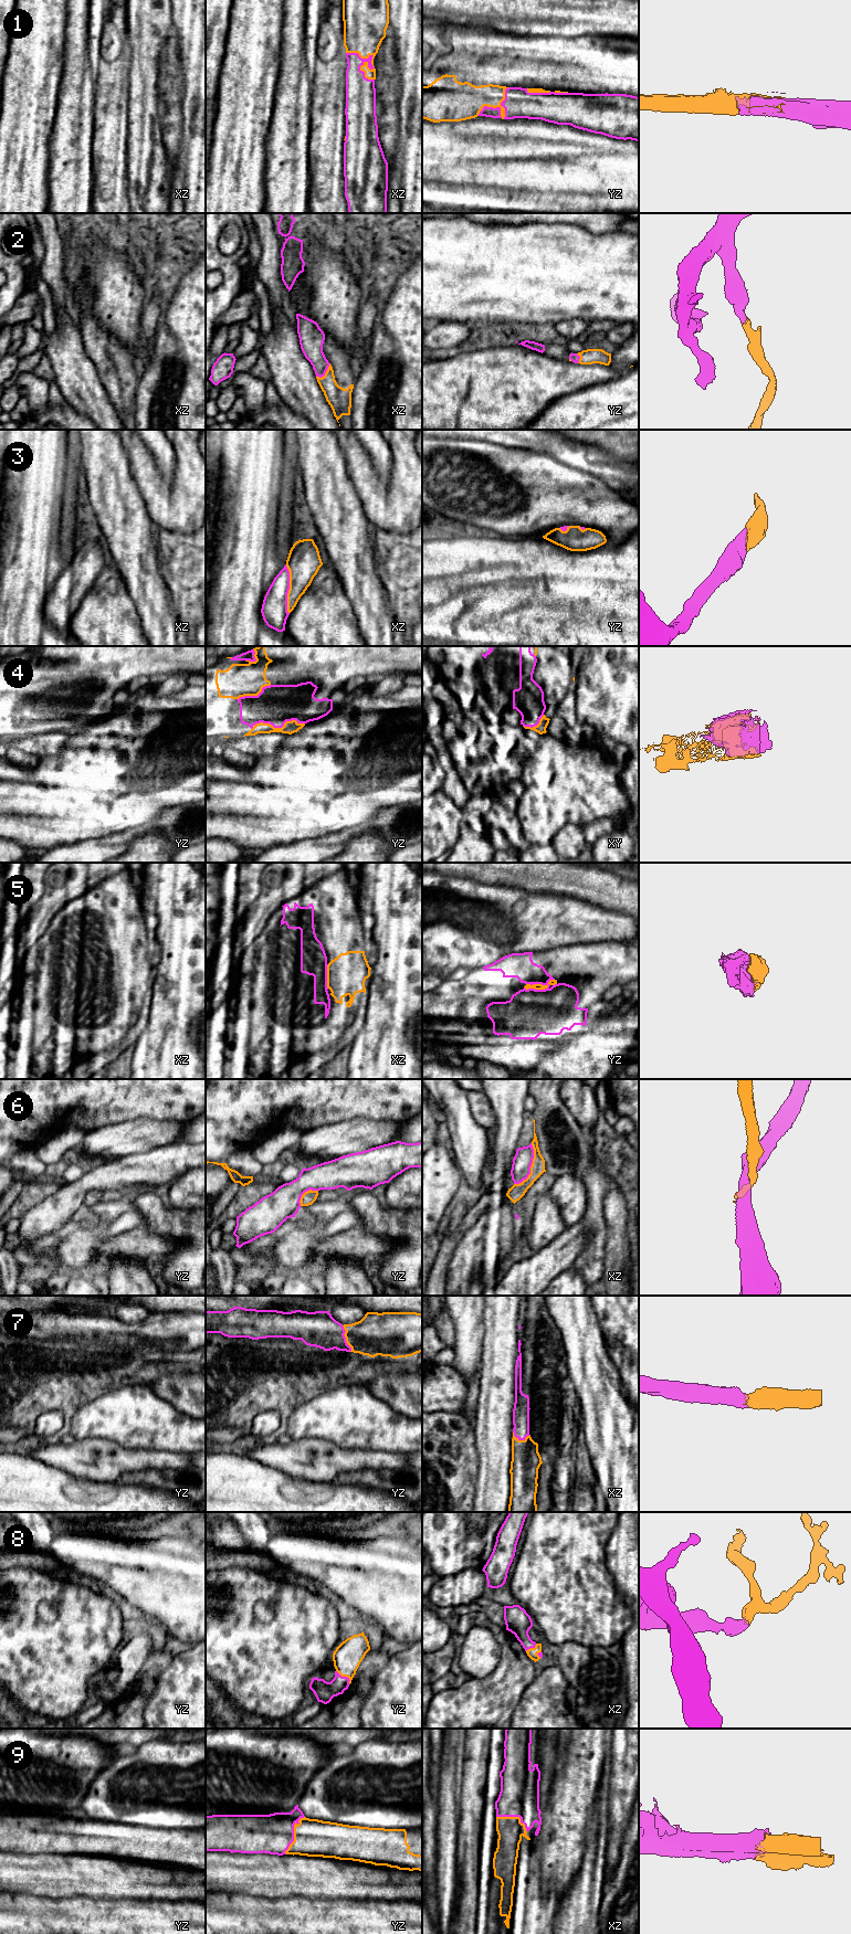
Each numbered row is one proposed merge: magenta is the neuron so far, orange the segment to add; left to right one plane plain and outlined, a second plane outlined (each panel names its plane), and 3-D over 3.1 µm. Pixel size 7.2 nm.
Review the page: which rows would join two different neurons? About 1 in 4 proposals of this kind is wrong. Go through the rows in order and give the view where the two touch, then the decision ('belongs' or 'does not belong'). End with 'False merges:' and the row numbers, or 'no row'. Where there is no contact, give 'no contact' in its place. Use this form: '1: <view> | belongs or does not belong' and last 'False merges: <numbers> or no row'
1: xz | belongs
2: xz | belongs
3: xz | belongs
4: yz | belongs
5: yz | belongs
6: xz | does not belong
7: yz | belongs
8: yz | belongs
9: yz | belongs
False merges: 6

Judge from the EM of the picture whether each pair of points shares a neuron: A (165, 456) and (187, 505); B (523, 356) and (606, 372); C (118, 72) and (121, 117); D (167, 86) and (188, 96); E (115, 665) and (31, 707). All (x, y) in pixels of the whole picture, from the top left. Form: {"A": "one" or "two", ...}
{"A": "two", "B": "one", "C": "one", "D": "two", "E": "one"}

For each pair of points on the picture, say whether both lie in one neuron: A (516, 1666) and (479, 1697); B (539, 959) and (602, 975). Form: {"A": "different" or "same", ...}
{"A": "same", "B": "same"}

